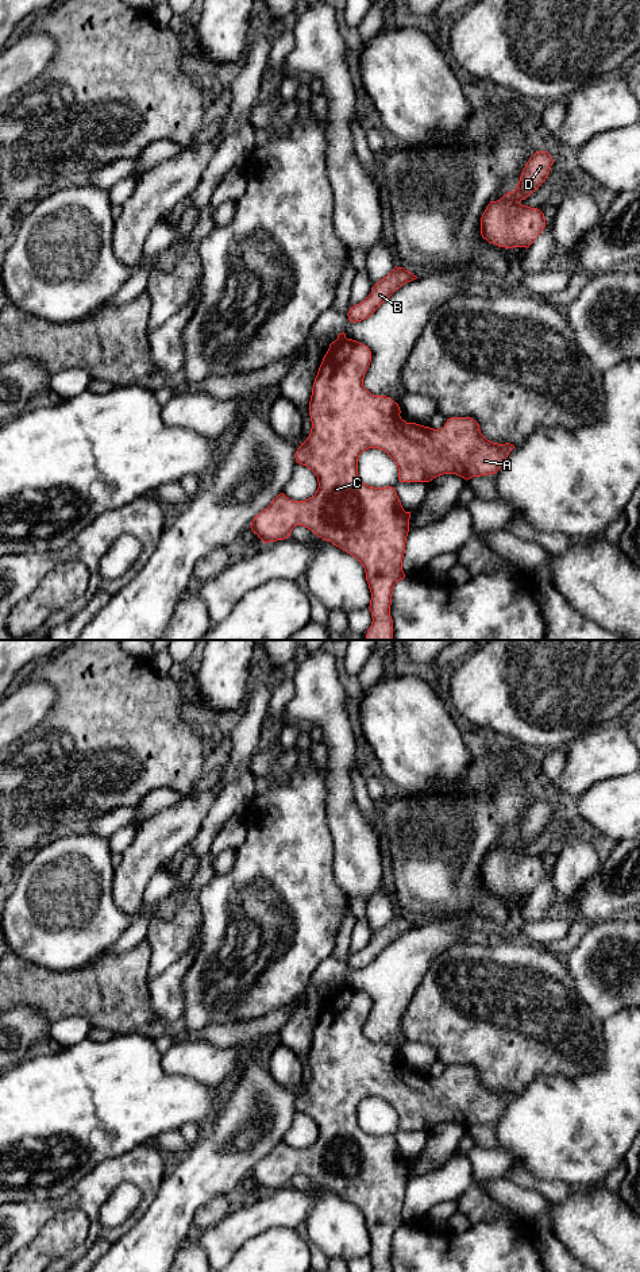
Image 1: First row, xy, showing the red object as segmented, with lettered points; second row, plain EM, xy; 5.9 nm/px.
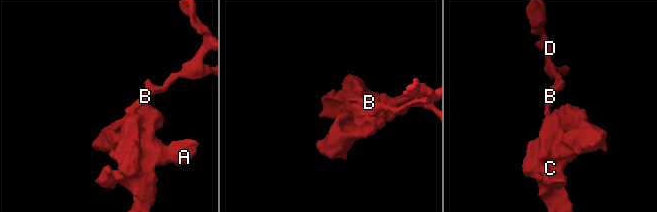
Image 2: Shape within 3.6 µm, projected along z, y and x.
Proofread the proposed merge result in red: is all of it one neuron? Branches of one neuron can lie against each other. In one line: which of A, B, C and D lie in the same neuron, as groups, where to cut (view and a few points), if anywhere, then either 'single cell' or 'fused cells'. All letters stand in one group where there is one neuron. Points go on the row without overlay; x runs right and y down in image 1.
A C / B D | xy (347, 987), (330, 995) | fused cells

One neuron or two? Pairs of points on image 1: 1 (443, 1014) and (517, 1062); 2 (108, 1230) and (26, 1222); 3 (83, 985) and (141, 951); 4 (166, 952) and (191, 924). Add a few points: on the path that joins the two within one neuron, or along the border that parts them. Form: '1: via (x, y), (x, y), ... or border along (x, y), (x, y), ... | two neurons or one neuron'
1: via (462, 1018), (474, 1025), (481, 1025), (498, 1043) | one neuron
2: via (91, 1211), (83, 1203), (57, 1203), (47, 1209) | one neuron
3: via (97, 985), (107, 985), (126, 966) | one neuron
4: via (169, 945), (184, 931) | one neuron

